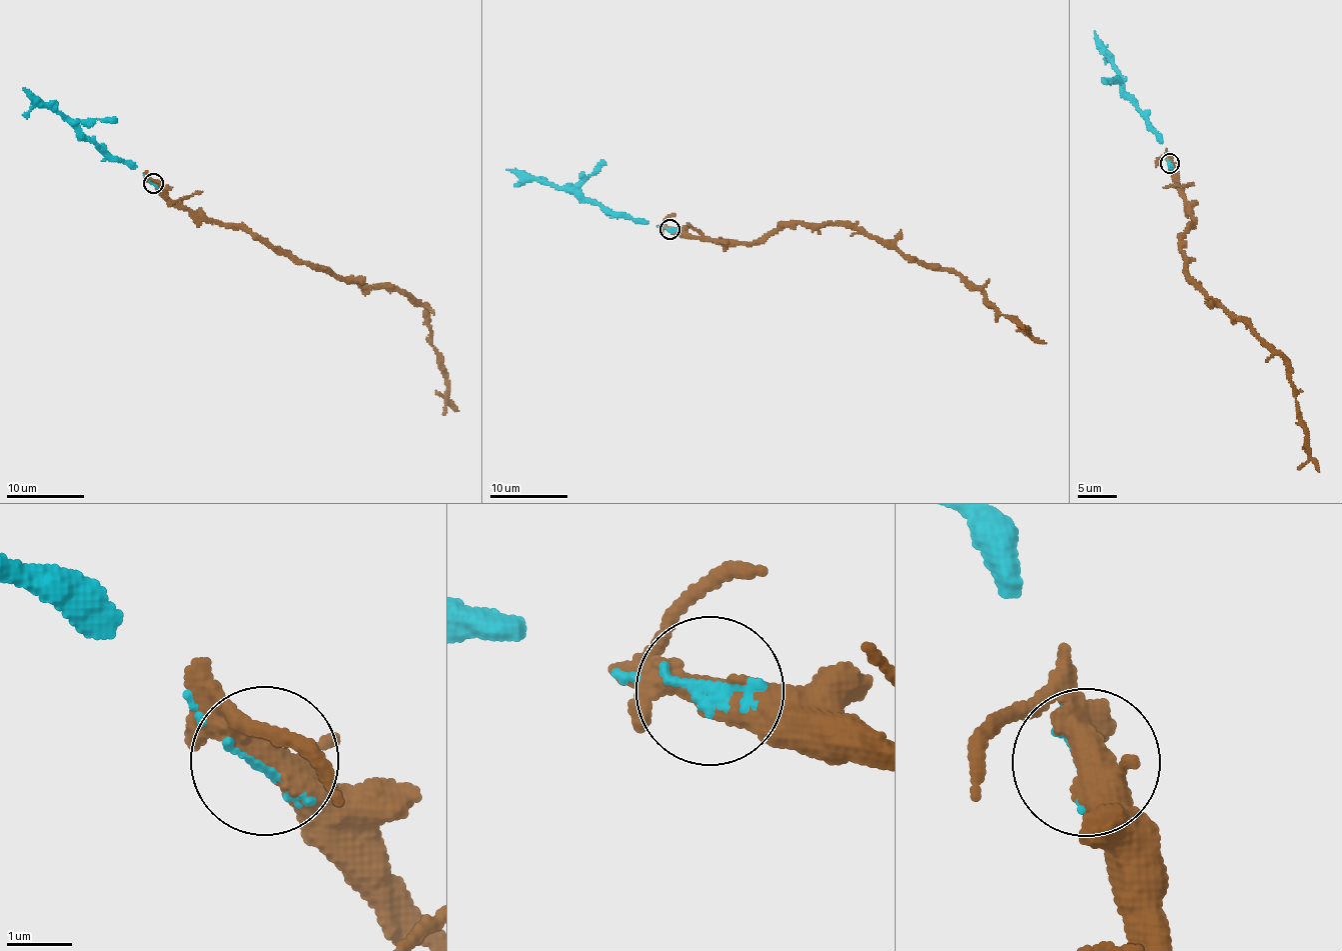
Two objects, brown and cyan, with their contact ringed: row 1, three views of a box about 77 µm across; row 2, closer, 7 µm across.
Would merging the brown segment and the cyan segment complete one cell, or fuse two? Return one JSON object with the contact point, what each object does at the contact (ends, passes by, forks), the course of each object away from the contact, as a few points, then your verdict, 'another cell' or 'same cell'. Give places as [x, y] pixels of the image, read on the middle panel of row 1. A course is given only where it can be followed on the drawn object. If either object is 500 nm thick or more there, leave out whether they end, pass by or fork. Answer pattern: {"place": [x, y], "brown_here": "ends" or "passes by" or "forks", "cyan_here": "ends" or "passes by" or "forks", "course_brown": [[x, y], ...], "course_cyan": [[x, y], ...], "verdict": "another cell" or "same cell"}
{"place": [669, 229], "brown_here": "forks", "cyan_here": "ends", "course_brown": [[668, 229], [749, 242], [799, 223], [862, 229], [905, 255], [959, 272], [1046, 343]], "course_cyan": [[668, 229], [631, 217], [612, 216], [576, 193], [555, 189], [539, 180], [506, 169]], "verdict": "same cell"}

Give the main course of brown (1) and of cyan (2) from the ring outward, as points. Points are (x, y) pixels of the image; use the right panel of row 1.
1: (1170, 163), (1193, 220), (1181, 248), (1189, 276), (1284, 358), (1299, 422), (1308, 443), (1308, 456), (1319, 472)
2: (1170, 163), (1150, 122), (1124, 90), (1119, 70), (1108, 58), (1094, 31)

